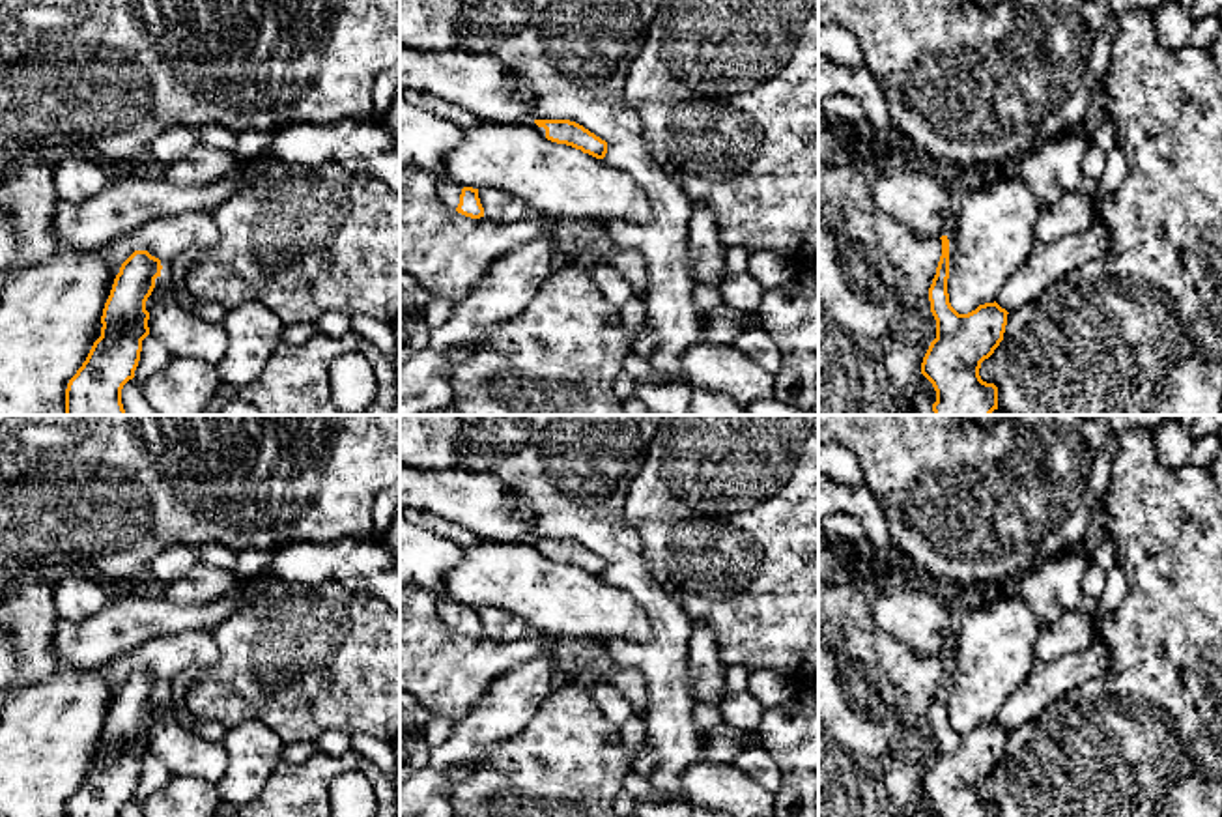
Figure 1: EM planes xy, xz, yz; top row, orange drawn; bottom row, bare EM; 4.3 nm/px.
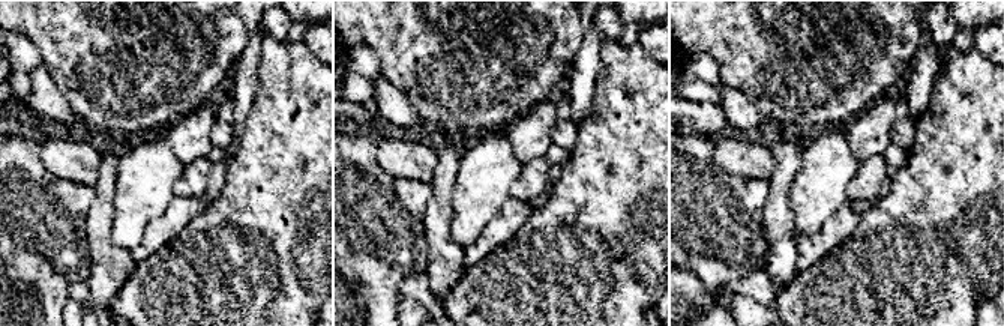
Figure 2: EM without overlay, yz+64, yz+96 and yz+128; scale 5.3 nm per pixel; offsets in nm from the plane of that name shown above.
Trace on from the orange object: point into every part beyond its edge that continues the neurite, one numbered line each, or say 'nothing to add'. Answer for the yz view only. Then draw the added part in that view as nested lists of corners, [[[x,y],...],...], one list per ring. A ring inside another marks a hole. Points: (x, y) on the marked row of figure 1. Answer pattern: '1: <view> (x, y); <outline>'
1: yz (950, 229); [[[957,208],[942,232],[942,236],[949,239],[949,267],[951,267],[953,254],[955,254],[955,226],[957,226]]]

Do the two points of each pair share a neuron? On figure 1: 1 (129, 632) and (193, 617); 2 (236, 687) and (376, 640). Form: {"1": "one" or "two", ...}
{"1": "one", "2": "one"}

